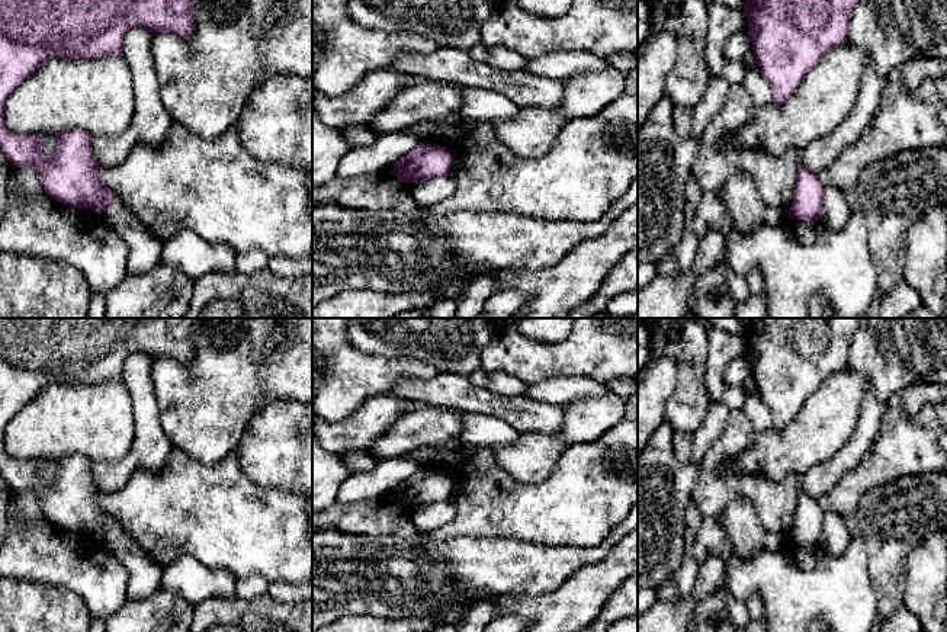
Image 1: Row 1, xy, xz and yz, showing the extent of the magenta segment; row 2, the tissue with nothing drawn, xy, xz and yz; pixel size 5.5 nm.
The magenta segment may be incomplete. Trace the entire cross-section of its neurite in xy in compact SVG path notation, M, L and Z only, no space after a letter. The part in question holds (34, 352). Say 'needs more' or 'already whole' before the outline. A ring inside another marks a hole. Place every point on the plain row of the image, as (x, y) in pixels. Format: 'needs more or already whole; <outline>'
already whole; M0 318L0 472L1 477L6 479L12 491L26 491L32 493L33 495L38 497L41 503L41 509L46 517L46 520L64 530L70 530L78 535L92 535L94 538L99 538L105 535L105 532L110 527L112 522L115 517L105 511L100 506L100 495L102 491L97 487L96 481L93 479L92 475L92 461L89 458L74 455L74 456L65 456L65 458L57 458L54 459L57 463L54 478L46 482L42 479L41 474L41 463L45 461L42 458L38 459L31 459L31 461L19 461L13 459L12 456L7 455L6 447L4 447L4 429L12 418L12 416L20 410L26 402L33 400L36 395L39 395L48 385L54 382L60 382L64 385L74 385L74 384L84 384L84 385L96 385L102 384L105 381L110 379L122 379L123 373L123 363L125 359L129 355L135 353L147 353L151 357L157 359L174 359L183 365L192 366L193 359L195 359L195 343L193 343L193 328L199 324L200 318Z

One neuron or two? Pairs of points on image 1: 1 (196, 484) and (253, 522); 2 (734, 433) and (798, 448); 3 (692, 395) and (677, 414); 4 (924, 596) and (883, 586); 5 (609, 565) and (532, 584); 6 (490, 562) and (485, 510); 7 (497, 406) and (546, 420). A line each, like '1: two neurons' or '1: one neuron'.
1: one neuron
2: two neurons
3: one neuron
4: two neurons
5: two neurons
6: two neurons
7: one neuron

